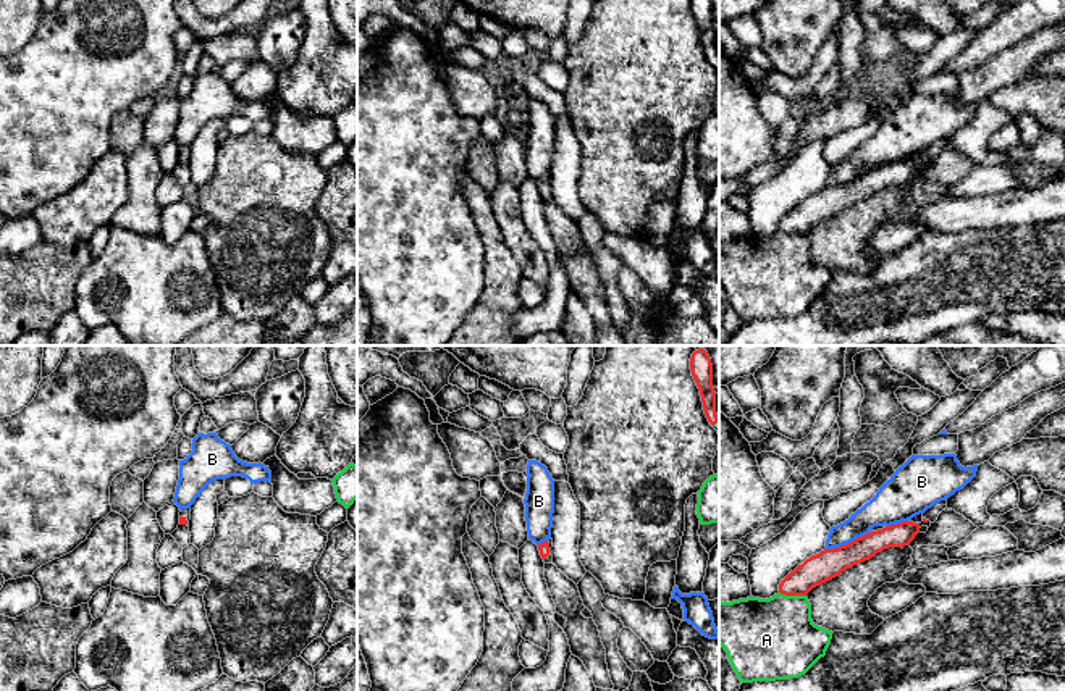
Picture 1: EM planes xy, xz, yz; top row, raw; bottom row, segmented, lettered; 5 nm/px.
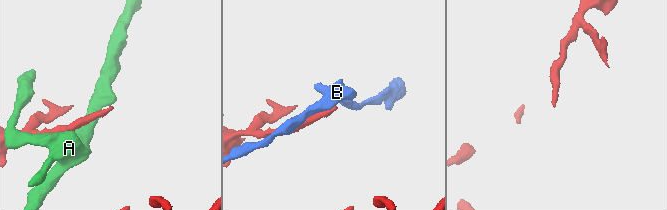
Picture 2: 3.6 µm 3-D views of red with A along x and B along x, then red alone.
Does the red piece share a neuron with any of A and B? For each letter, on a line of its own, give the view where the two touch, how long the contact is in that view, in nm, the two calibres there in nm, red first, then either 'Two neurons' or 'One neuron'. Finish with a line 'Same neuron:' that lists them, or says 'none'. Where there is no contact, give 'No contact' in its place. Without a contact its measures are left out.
A: Touches red in yz. Shared border 140 nm. Thickness 150 nm (red) against 400 nm. Two neurons
B: Touches red in yz. Shared border 240 nm. Thickness 150 nm (red) against 160 nm. Two neurons
Same neuron: none

